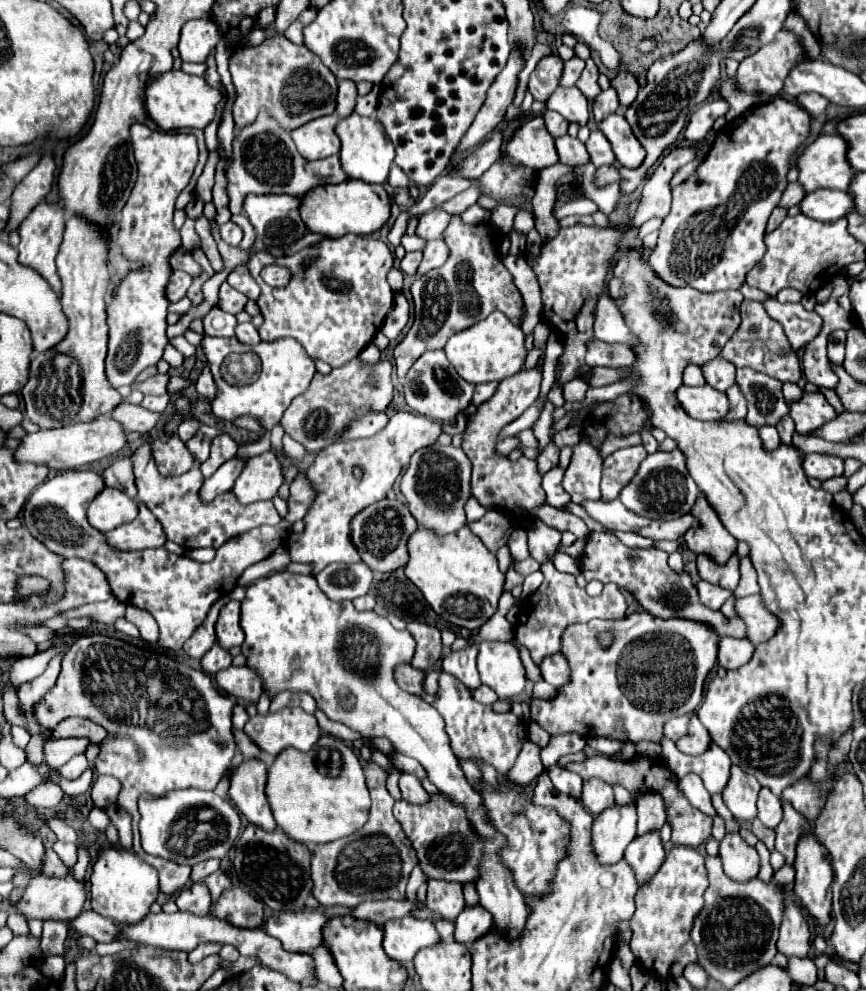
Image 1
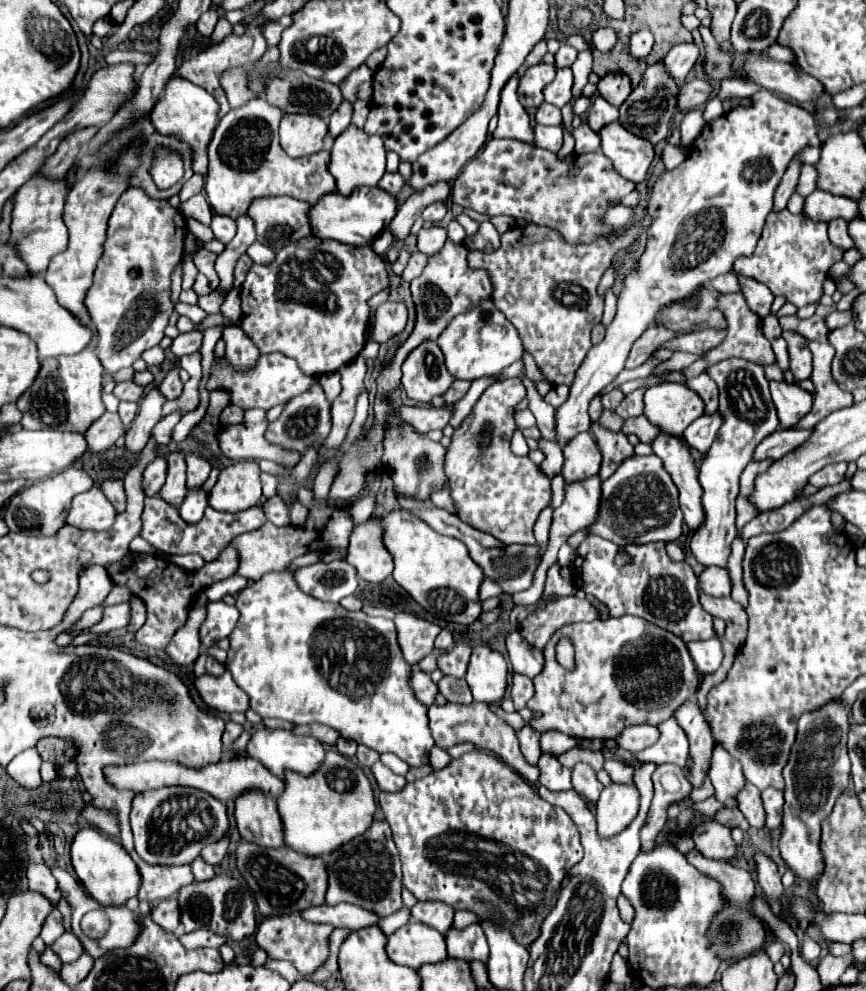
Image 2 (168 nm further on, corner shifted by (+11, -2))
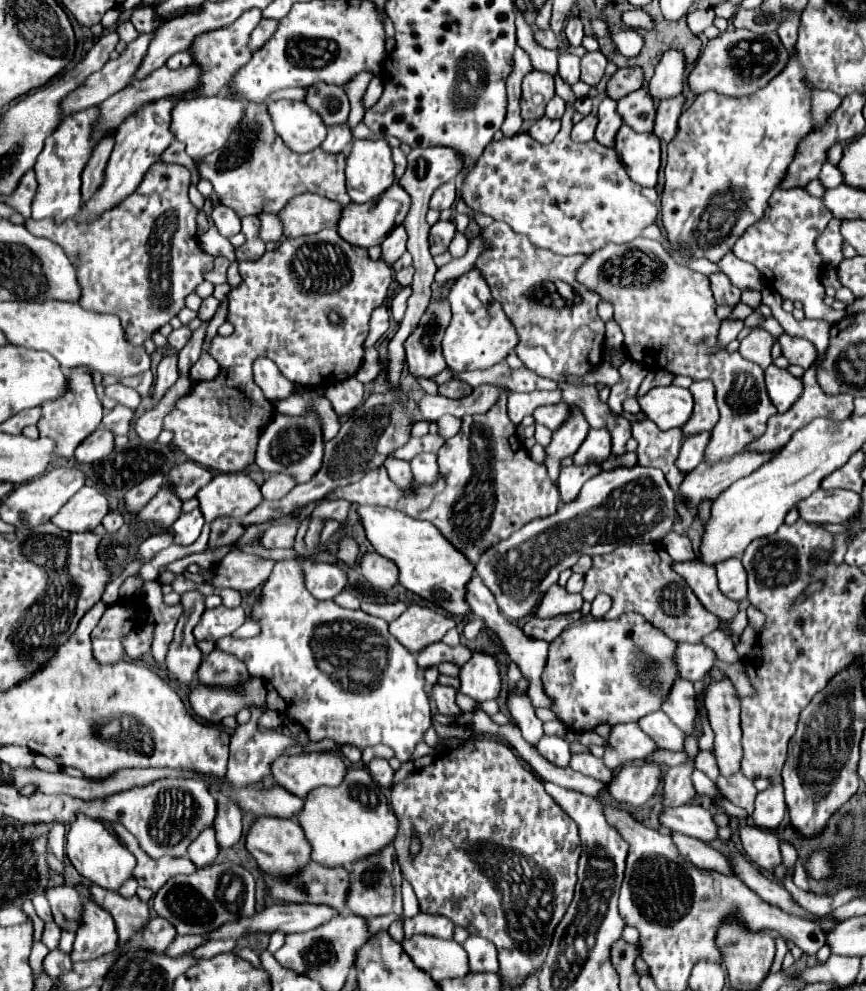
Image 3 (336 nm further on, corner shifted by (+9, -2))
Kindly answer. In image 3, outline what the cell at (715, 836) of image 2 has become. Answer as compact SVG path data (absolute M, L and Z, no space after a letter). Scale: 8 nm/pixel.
M688 803L682 807L664 807L660 813L660 825L702 839L706 843L716 839L716 825L712 813L700 805Z

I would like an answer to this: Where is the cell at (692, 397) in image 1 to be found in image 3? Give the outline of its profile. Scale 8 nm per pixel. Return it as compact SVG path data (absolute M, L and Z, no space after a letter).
M668 385L668 387L654 387L646 395L638 397L638 405L642 407L644 415L652 419L660 429L682 427L694 407L692 393L688 389Z

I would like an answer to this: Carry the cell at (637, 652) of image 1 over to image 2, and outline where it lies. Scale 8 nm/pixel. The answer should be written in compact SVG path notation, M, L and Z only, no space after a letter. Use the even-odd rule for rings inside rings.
M632 615L598 619L592 623L570 623L560 627L560 631L556 631L546 643L544 659L544 671L534 679L536 693L528 701L528 709L532 713L538 713L538 717L530 721L530 727L536 733L560 731L574 739L616 739L616 735L620 735L624 727L640 723L660 725L662 721L670 719L680 703L686 703L696 695L700 685L700 675L696 671L696 665L692 663L692 657L688 655L686 643L678 635L672 635L670 631L664 631ZM560 637L570 637L574 641L574 671L566 671L554 657L554 647Z

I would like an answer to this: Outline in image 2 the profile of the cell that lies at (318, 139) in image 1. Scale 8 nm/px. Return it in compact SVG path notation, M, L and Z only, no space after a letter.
M284 115L280 121L280 145L290 157L304 157L324 149L328 125L318 115Z

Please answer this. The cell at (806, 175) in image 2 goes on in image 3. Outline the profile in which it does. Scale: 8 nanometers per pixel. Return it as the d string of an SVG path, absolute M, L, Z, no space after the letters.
M826 163L824 167L822 167L822 173L820 173L820 177L818 177L828 189L830 187L838 187L838 185L842 185L844 183L844 179L842 179L842 173L838 171L838 167L836 165L832 165L832 163Z

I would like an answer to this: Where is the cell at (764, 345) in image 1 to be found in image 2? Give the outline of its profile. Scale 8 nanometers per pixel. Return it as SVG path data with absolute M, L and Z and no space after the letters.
M732 293L732 295L720 295L718 299L718 305L720 305L720 311L724 313L726 317L726 323L728 323L728 333L724 337L724 341L716 347L712 347L710 351L706 351L702 355L702 359L708 363L708 365L714 365L718 361L724 361L724 359L730 359L730 357L738 357L738 359L748 359L756 365L774 365L776 357L772 353L772 347L770 347L770 341L764 337L764 331L762 331L762 319L750 311L750 307L746 305L746 299L744 295L740 293Z

